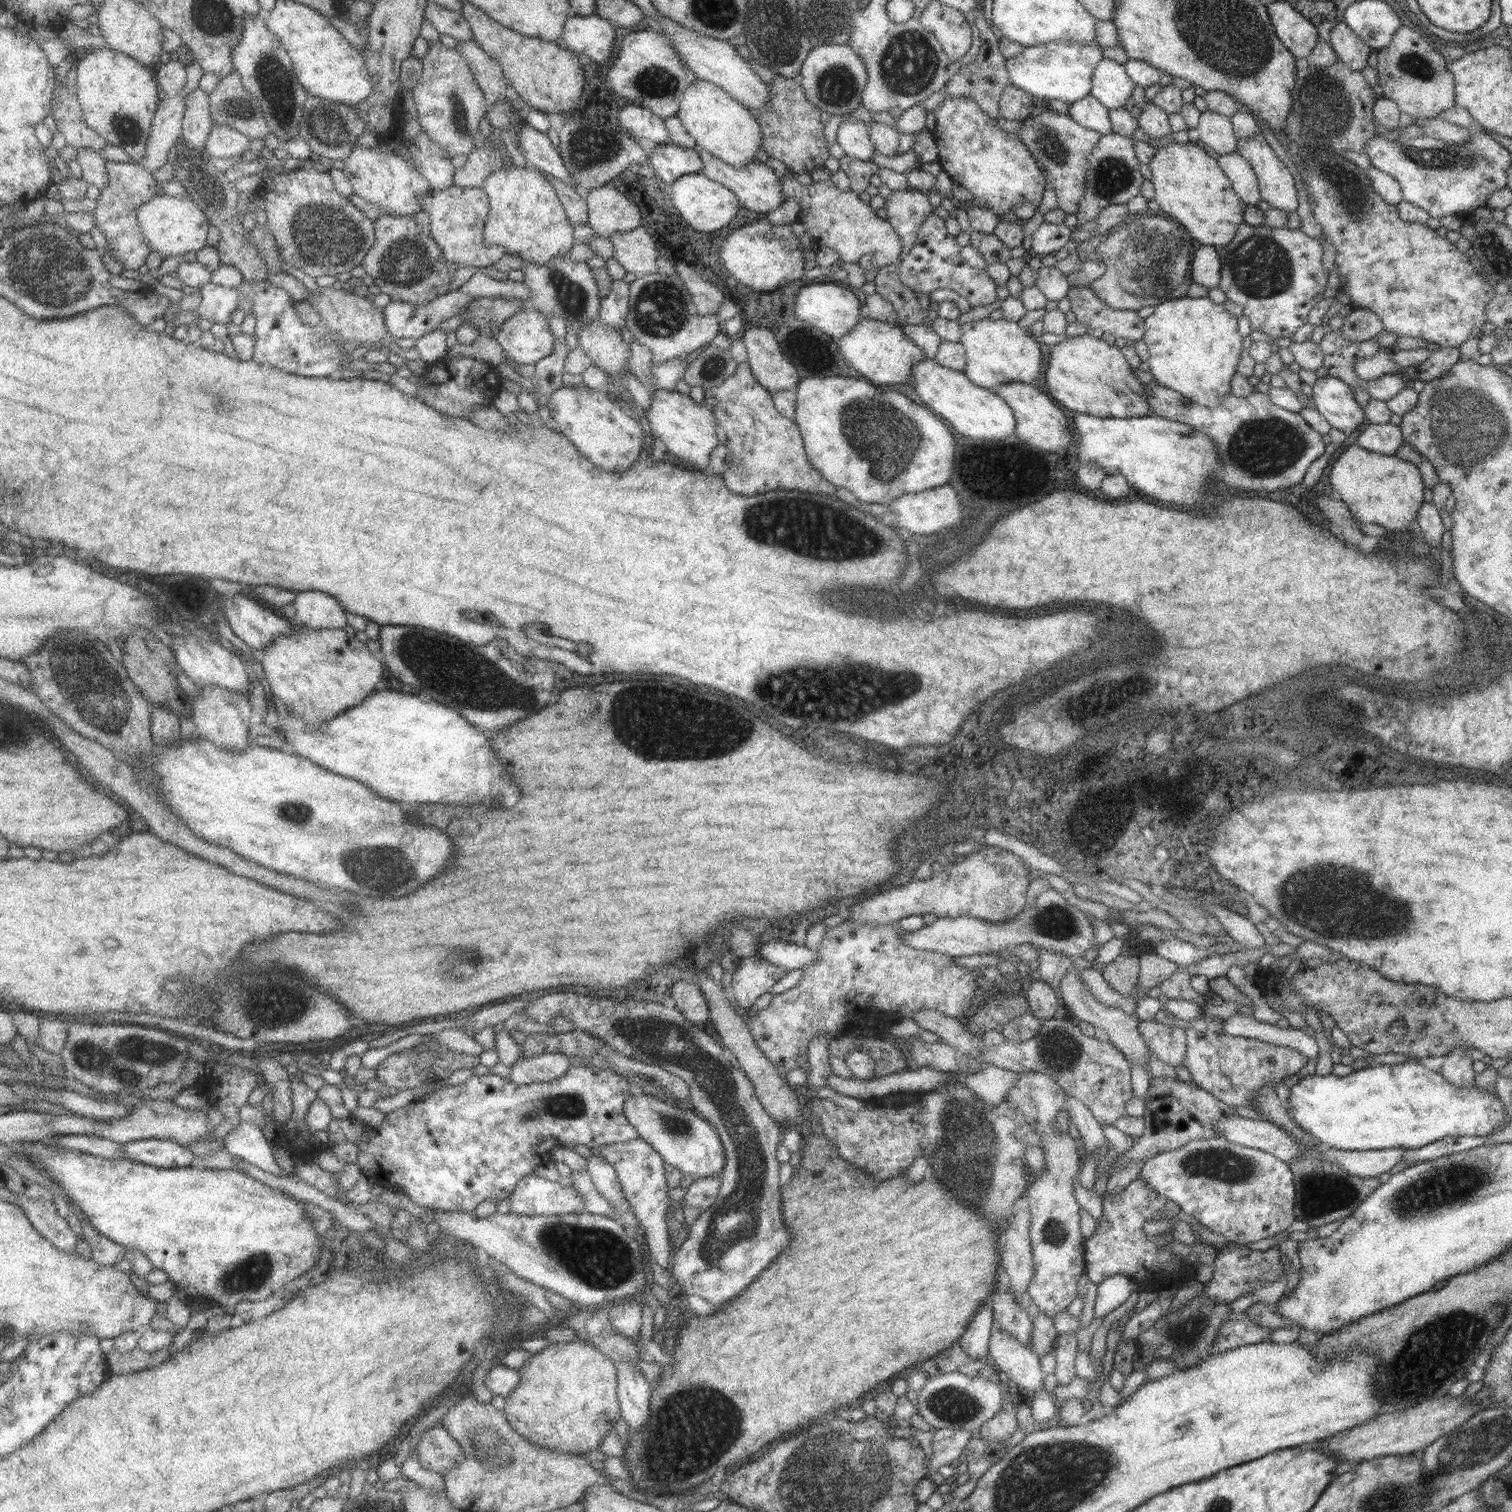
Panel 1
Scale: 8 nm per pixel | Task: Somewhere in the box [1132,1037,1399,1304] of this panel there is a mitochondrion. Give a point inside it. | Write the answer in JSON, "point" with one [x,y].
{"point":[1223,1165]}

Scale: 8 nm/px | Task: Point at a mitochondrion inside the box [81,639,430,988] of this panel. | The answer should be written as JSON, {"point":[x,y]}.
{"point":[380,866]}

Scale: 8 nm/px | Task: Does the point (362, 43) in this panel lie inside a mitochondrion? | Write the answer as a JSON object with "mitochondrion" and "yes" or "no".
{"mitochondrion":"no"}

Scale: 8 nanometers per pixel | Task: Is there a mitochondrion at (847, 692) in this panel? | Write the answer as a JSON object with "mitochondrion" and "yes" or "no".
{"mitochondrion":"yes"}

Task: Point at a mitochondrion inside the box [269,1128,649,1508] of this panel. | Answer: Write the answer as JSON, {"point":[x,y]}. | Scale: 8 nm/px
{"point":[598,1257]}

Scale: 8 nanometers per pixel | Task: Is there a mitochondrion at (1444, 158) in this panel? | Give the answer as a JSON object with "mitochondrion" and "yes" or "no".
{"mitochondrion":"yes"}

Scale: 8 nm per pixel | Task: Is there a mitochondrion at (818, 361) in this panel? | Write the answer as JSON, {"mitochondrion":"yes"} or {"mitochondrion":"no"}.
{"mitochondrion":"no"}

